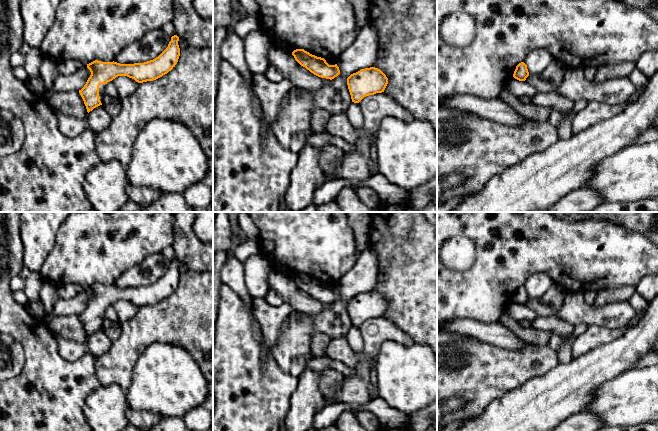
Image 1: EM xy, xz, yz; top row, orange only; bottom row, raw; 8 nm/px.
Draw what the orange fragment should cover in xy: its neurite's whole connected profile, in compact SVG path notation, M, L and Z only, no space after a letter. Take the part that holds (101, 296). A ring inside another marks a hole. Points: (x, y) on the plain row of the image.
M177 259L172 260L168 271L158 281L144 287L120 288L95 284L87 288L91 299L84 311L79 314L87 336L105 327L105 309L118 300L127 300L143 307L156 304L171 295L180 280L178 265Z

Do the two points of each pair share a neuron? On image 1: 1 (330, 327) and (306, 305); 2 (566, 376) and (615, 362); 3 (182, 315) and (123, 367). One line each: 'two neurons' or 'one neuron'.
1: two neurons
2: one neuron
3: one neuron

